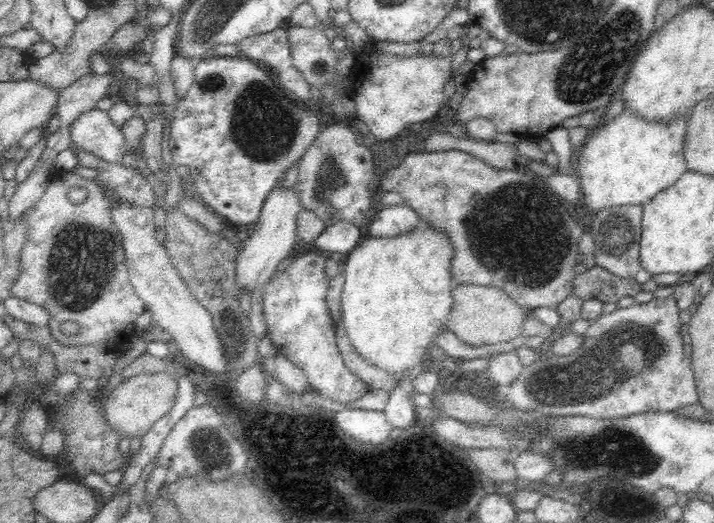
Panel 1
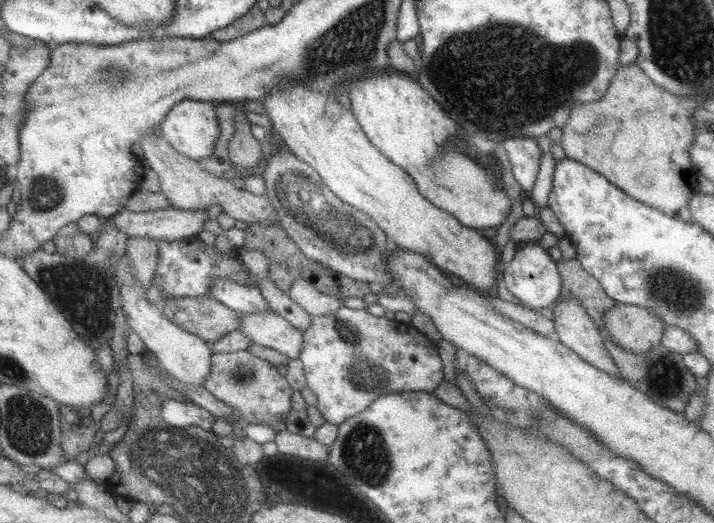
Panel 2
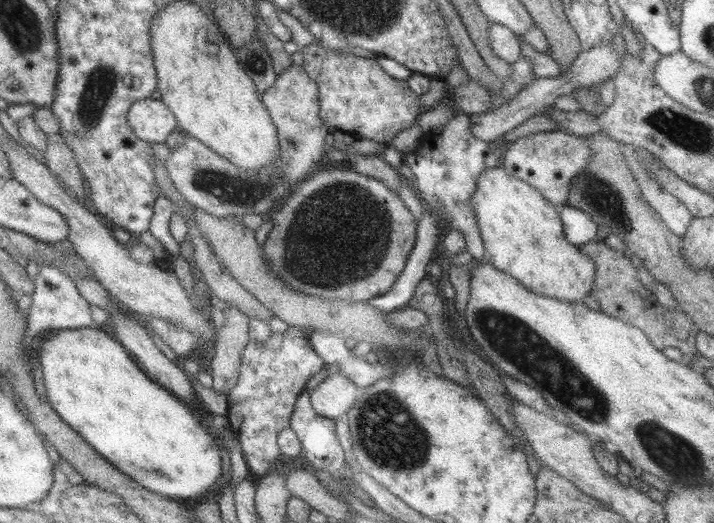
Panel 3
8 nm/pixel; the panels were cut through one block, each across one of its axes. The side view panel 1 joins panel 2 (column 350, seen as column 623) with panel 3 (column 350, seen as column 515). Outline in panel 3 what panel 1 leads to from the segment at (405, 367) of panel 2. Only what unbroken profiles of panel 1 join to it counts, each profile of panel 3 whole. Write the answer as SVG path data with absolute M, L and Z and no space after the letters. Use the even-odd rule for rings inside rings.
M338 371L311 390L309 400L315 414L333 420L351 408L359 392L358 387Z

